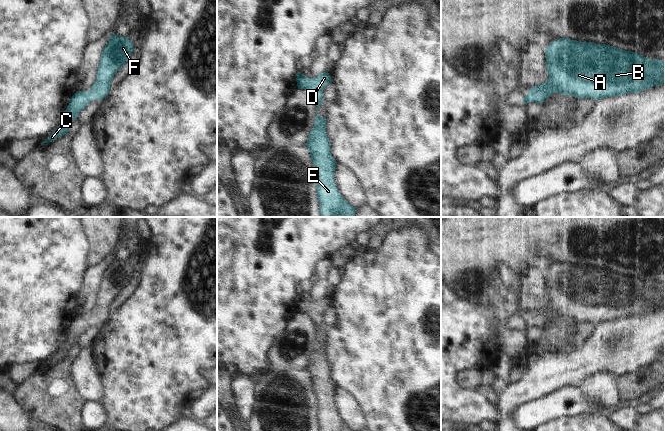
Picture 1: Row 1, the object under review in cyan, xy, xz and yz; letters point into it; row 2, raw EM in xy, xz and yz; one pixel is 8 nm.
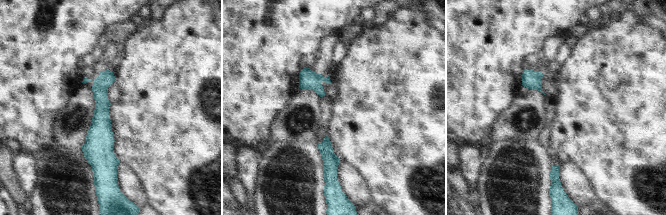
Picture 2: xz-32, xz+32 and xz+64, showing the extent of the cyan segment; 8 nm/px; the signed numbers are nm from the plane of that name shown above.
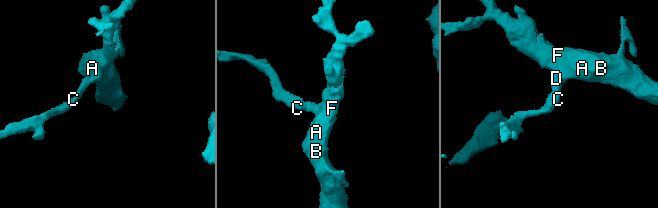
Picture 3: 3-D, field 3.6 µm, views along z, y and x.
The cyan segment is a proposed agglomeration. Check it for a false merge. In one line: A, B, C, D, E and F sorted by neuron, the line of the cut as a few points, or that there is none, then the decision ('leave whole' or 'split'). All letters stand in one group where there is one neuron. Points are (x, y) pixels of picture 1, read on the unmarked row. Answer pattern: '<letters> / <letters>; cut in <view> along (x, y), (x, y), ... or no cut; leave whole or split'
A B C D E F; no cut; leave whole

